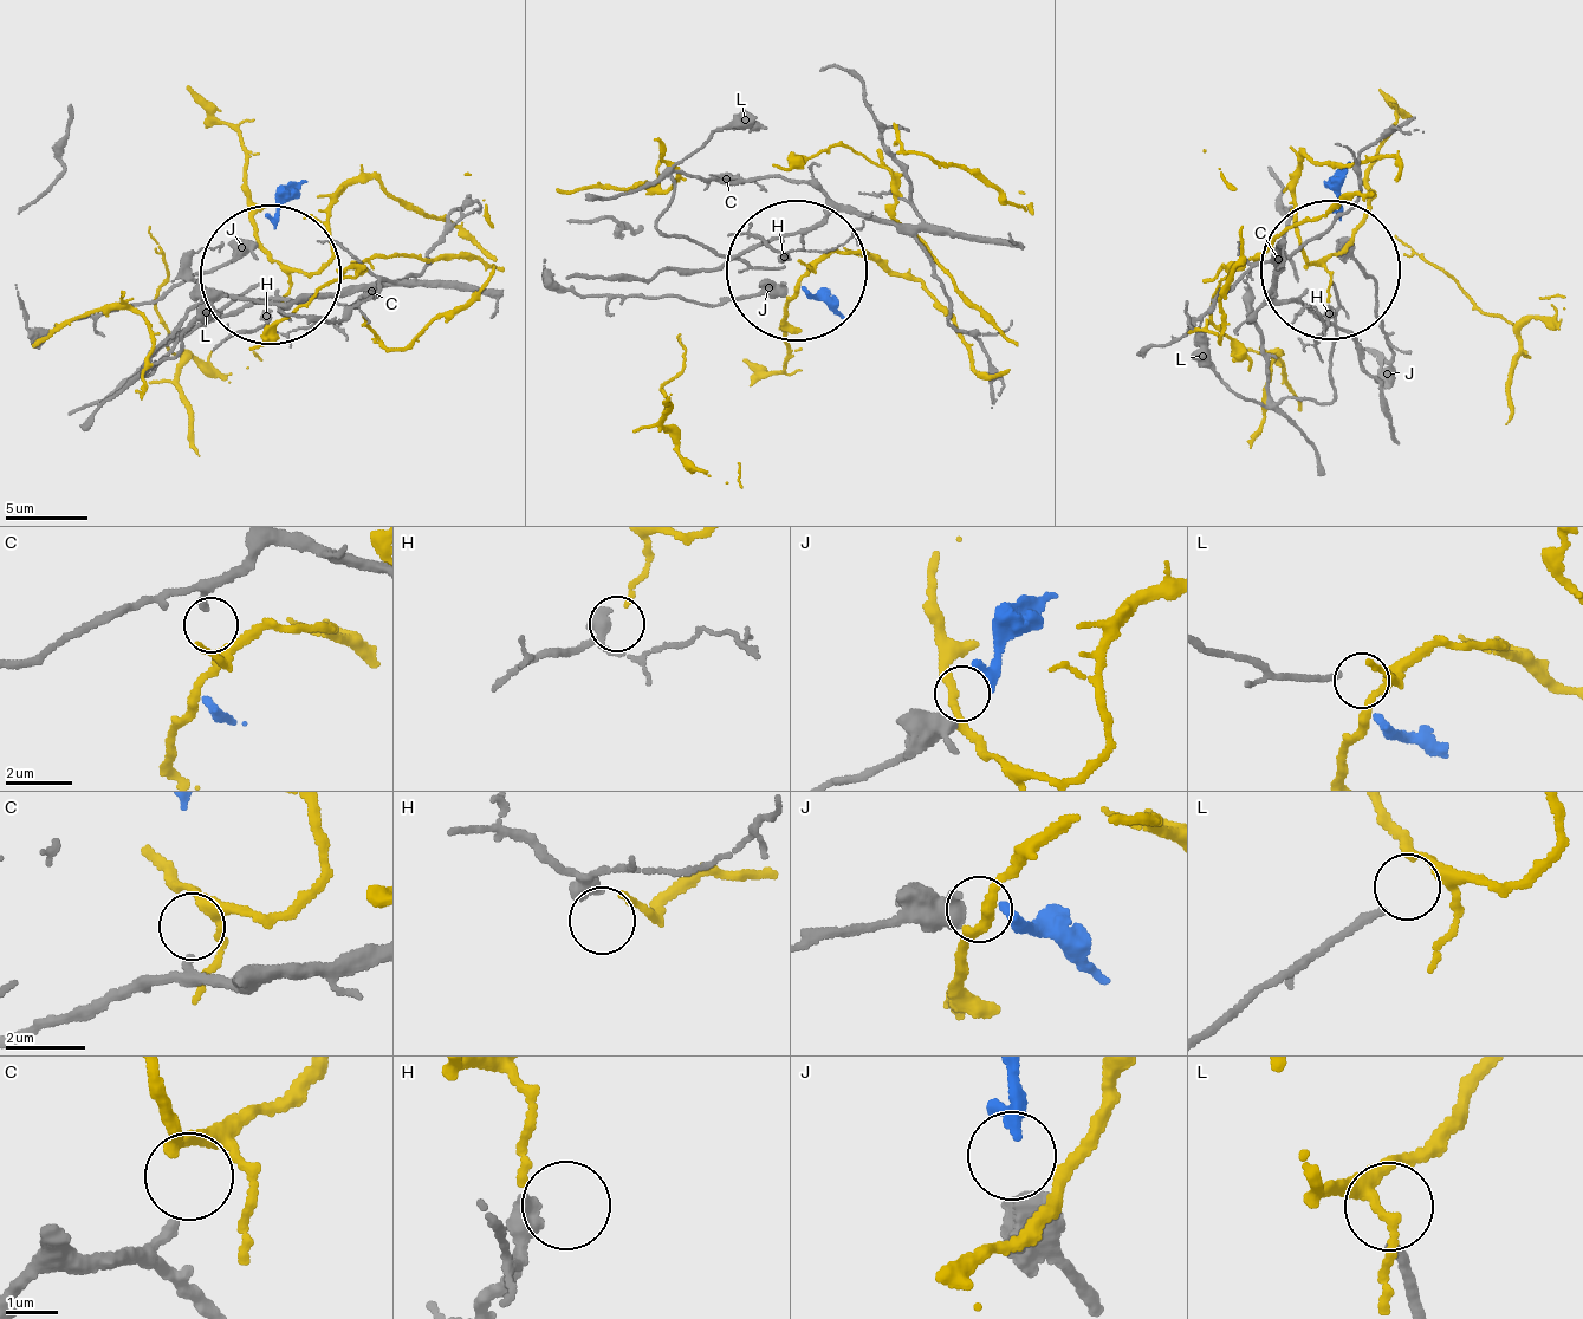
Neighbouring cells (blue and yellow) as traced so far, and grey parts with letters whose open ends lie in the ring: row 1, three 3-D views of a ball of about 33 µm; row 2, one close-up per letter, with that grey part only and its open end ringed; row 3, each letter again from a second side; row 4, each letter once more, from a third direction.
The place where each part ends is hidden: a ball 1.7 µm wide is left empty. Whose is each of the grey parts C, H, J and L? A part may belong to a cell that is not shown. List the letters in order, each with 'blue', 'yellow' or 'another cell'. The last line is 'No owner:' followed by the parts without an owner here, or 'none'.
C: another cell
H: another cell
J: blue
L: another cell
No owner: C, H, L

